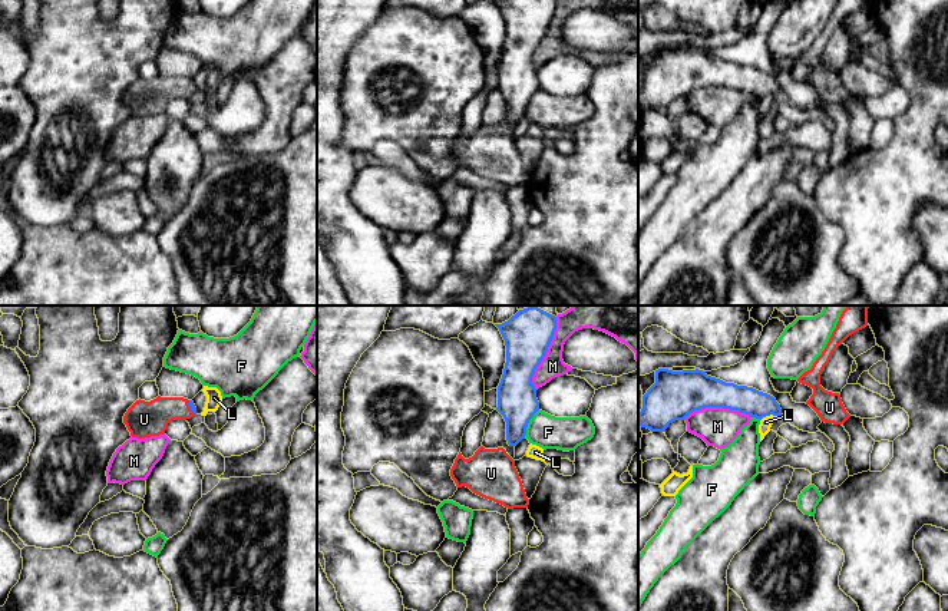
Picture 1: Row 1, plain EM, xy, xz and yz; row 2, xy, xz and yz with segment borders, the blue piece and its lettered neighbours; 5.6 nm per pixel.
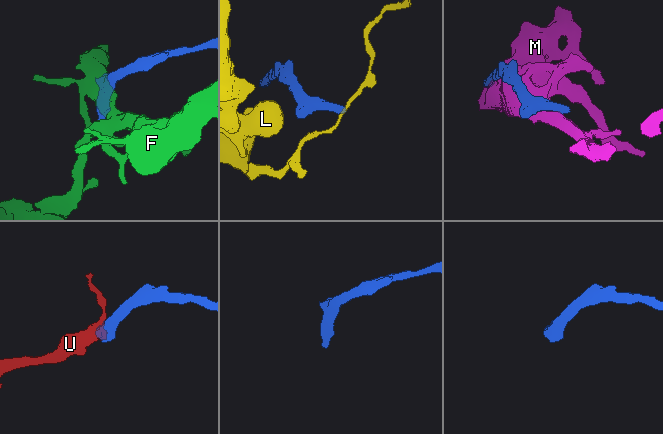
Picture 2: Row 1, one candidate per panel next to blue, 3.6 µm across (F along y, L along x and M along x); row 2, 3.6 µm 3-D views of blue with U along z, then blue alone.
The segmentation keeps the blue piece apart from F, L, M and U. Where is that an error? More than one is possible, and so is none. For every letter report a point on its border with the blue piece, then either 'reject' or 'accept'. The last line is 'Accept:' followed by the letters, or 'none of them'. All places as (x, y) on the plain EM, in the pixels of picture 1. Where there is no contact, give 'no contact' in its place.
F: contact xz (528, 101); reject
L: contact yz (768, 93); reject
M: contact xz (545, 33); reject
U: contact xy (190, 85); accept
Accept: U

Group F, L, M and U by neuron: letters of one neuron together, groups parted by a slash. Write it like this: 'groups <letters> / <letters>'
groups F / L / M / U

